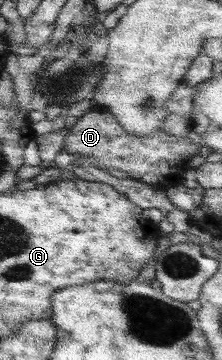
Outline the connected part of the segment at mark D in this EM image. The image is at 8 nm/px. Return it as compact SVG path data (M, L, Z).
M93 109L72 121L65 138L66 152L77 158L90 160L97 166L115 169L127 173L128 179L137 180L167 190L181 185L187 172L187 162L191 156L199 153L199 143L191 139L177 138L158 130L147 137L137 137L125 132L113 115L105 109Z

